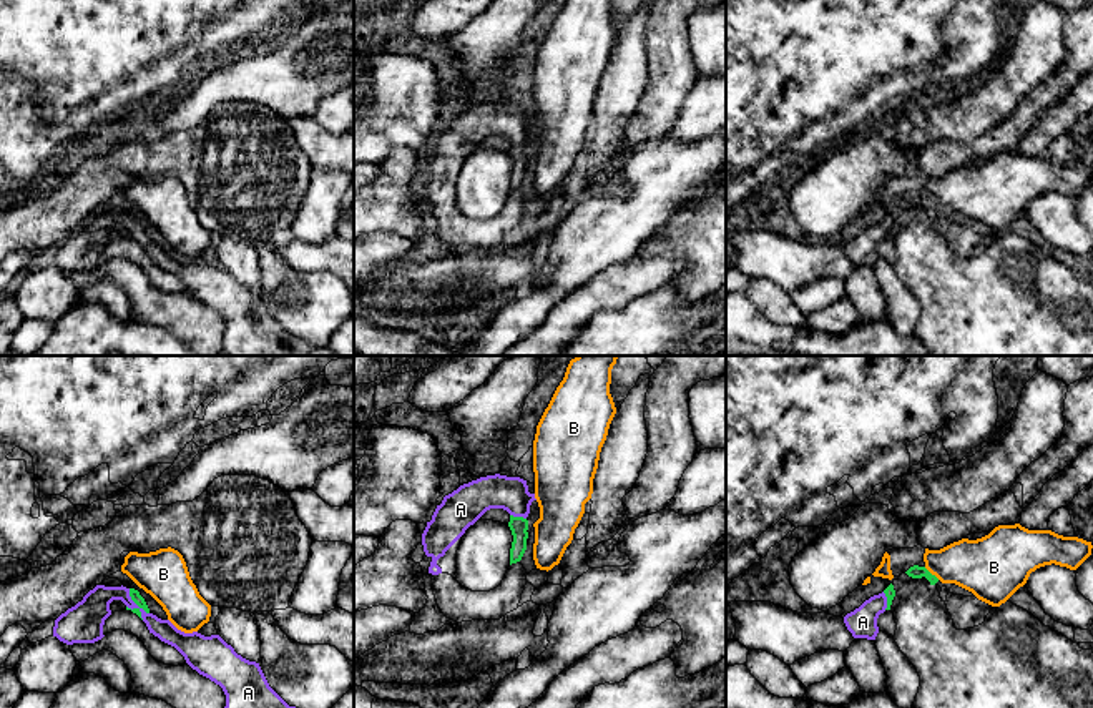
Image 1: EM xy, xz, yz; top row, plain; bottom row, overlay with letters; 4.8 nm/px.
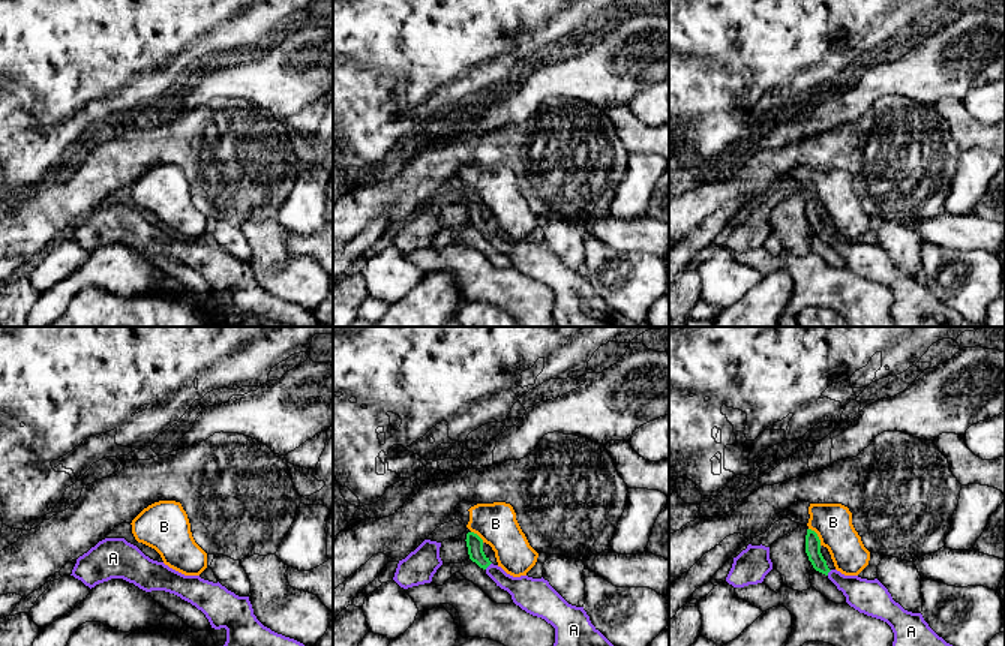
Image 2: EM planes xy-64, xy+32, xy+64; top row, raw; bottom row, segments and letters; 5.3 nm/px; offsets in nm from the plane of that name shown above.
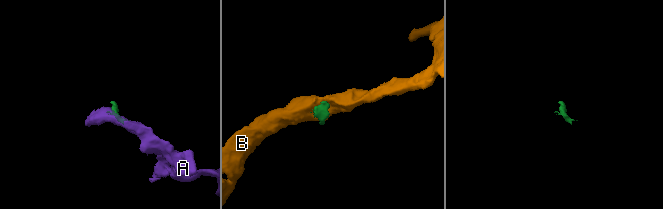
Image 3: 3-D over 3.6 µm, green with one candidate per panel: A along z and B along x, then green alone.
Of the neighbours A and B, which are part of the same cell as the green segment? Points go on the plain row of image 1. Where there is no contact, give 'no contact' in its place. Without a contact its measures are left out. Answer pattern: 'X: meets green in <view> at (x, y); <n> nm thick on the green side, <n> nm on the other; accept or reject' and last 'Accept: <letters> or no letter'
A: meets green in xy at (135, 230); 50 nm thick on the green side, 170 nm on the other; accept
B: meets green in yz at (931, 201); 60 nm thick on the green side, 260 nm on the other; reject
Accept: A

